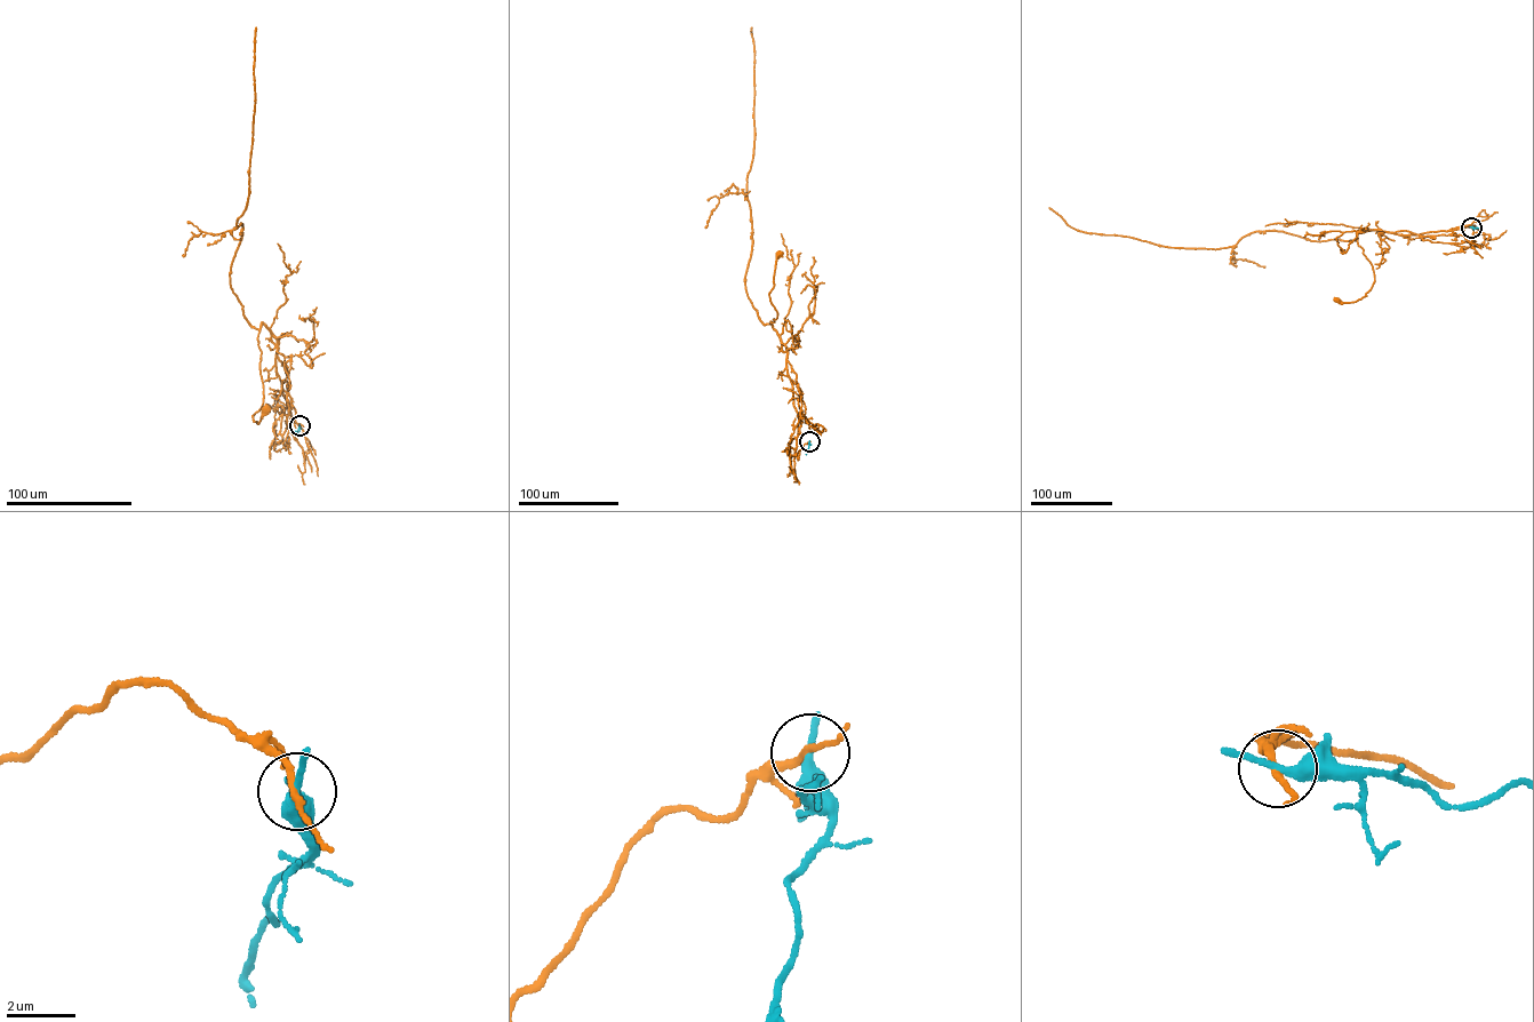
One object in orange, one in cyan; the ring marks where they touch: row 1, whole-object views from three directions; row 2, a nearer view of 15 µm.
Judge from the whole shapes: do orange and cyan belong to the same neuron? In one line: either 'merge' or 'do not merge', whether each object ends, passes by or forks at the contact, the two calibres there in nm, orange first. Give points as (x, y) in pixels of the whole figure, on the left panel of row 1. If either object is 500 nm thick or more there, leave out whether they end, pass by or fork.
do not merge; orange passes by; cyan passes by; calibres 170 and 280 nm

